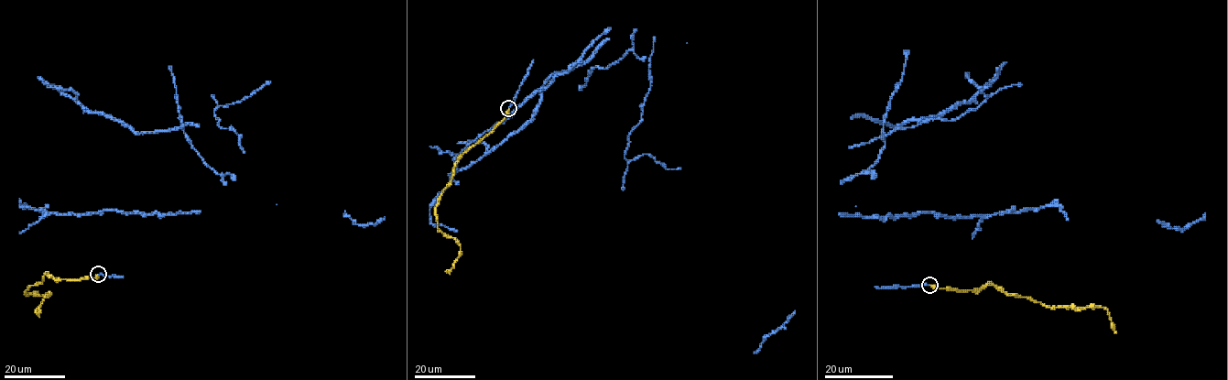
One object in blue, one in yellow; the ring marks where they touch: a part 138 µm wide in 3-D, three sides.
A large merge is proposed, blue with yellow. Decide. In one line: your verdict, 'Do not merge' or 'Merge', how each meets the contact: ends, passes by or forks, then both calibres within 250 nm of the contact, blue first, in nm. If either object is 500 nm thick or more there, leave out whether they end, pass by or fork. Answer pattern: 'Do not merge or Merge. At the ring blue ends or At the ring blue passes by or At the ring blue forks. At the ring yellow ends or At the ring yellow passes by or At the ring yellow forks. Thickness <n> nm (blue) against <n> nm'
Merge. At the ring blue ends. At the ring yellow ends. Thickness 240 nm (blue) against 380 nm

